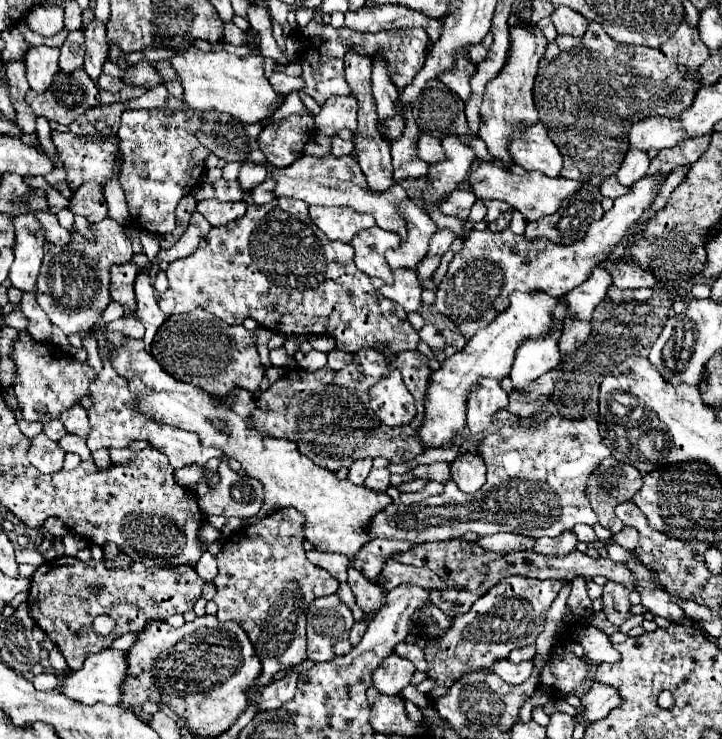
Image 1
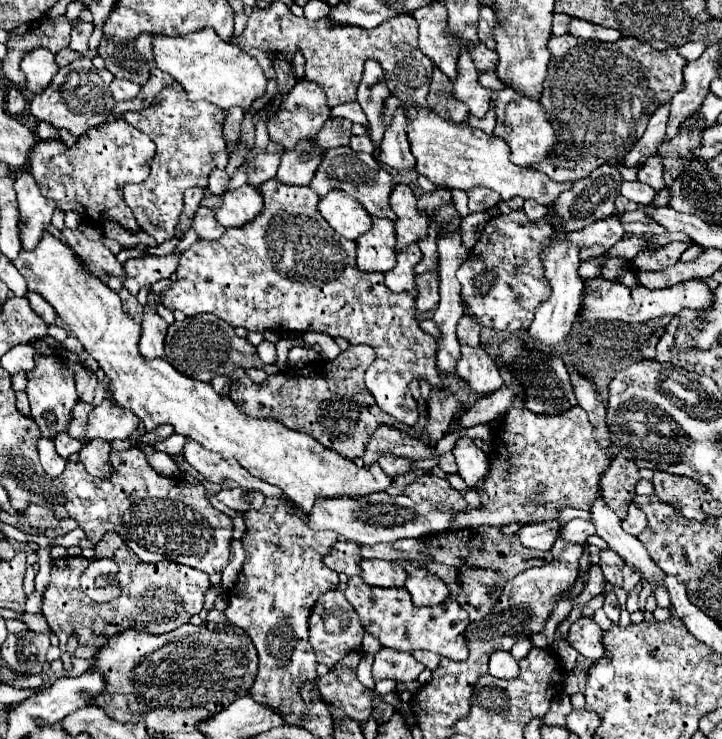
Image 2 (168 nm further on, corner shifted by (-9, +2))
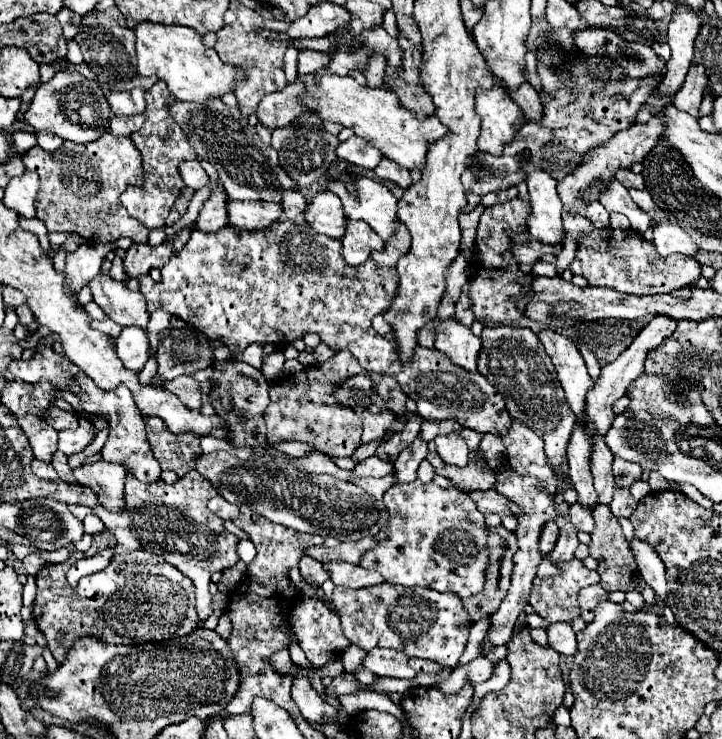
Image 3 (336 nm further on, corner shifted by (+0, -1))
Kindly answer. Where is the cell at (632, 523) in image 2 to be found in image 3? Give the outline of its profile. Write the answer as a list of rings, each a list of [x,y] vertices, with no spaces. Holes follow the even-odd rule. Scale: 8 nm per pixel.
[[[616,489],[610,509],[616,517],[630,517],[634,513],[636,505],[638,505],[638,501],[630,495],[628,489]]]

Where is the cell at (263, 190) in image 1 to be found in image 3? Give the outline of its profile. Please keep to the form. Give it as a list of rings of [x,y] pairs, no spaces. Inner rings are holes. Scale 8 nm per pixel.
[[[314,113],[300,115],[298,119],[294,119],[294,123],[290,123],[290,127],[272,131],[272,147],[278,151],[280,165],[296,181],[298,189],[308,187],[326,175],[326,171],[330,169],[330,163],[334,163],[334,159],[338,159],[336,157],[338,143],[340,143],[338,137],[328,133],[322,125],[322,119]]]

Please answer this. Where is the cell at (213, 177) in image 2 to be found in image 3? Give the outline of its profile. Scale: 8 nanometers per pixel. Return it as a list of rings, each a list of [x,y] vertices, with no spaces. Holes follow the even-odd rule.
[[[198,159],[180,163],[180,175],[182,175],[184,185],[190,187],[190,189],[194,189],[194,191],[202,189],[202,187],[208,183],[208,175],[206,175],[206,171],[202,169],[202,165],[200,165]]]

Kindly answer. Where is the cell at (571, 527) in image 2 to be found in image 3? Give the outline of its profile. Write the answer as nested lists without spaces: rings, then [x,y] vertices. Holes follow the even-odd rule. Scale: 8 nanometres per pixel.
[[[576,501],[576,503],[570,507],[570,523],[572,523],[578,531],[590,533],[590,531],[594,529],[594,519],[592,519],[590,507],[582,507],[582,503]]]

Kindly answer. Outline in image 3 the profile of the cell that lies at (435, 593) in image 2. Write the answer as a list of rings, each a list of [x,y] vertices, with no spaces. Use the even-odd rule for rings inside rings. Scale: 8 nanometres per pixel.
[[[420,479],[406,483],[406,485],[394,485],[384,493],[384,505],[388,511],[388,523],[378,531],[374,537],[378,545],[360,559],[360,567],[378,571],[386,581],[390,583],[400,583],[400,585],[420,585],[420,587],[430,587],[436,591],[450,591],[460,595],[462,599],[470,595],[478,595],[484,587],[486,581],[486,567],[488,567],[488,557],[490,553],[486,551],[486,523],[484,515],[476,509],[476,503],[468,497],[468,493],[448,487],[442,489],[434,483],[422,483]]]

